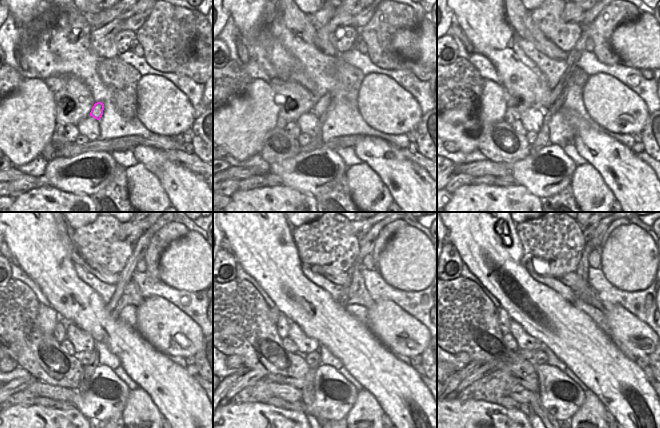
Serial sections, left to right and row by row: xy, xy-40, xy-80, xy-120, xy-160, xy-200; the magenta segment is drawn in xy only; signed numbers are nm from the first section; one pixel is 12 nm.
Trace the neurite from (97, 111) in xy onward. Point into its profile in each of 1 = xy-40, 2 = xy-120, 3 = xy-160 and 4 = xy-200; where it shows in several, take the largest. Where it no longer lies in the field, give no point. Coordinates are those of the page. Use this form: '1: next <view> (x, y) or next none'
1: next xy-40 (321, 105)
2: next xy-120 (127, 292)
3: next xy-160 (355, 293)
4: next xy-200 (582, 270)

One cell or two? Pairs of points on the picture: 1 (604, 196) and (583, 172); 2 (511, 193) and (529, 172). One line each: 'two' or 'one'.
1: one
2: two

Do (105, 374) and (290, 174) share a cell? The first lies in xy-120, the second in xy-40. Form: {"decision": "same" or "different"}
{"decision": "same"}

